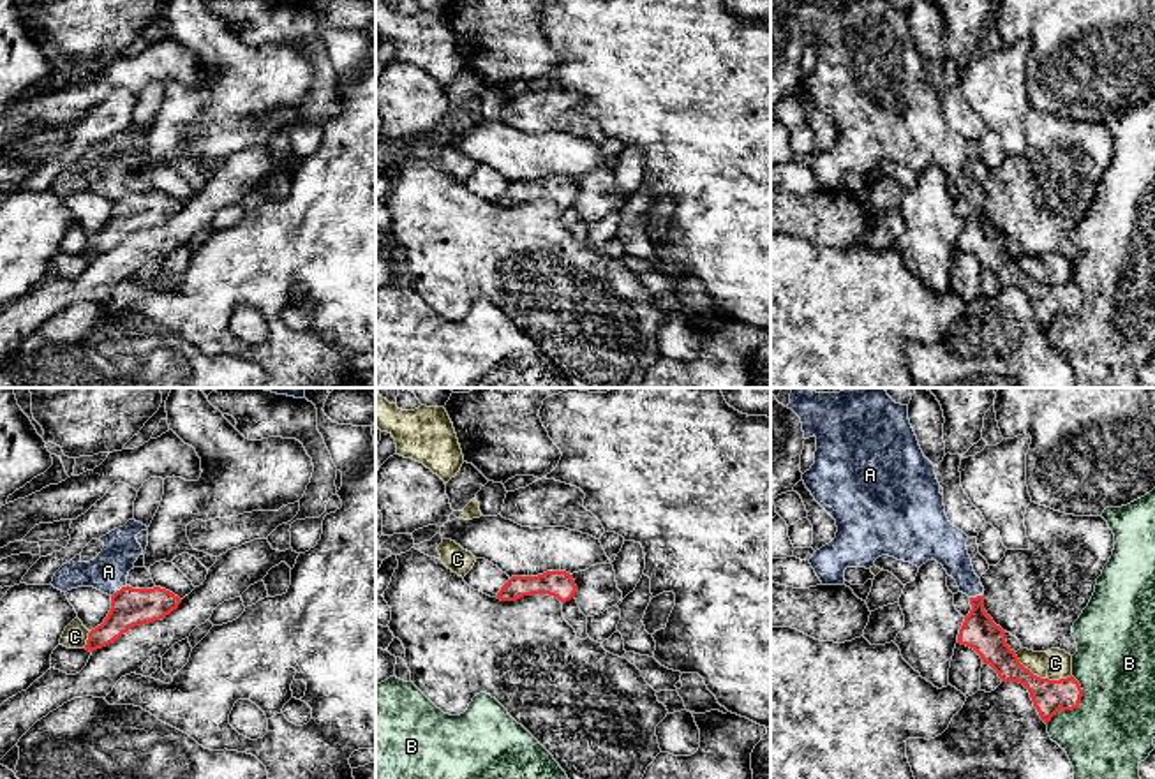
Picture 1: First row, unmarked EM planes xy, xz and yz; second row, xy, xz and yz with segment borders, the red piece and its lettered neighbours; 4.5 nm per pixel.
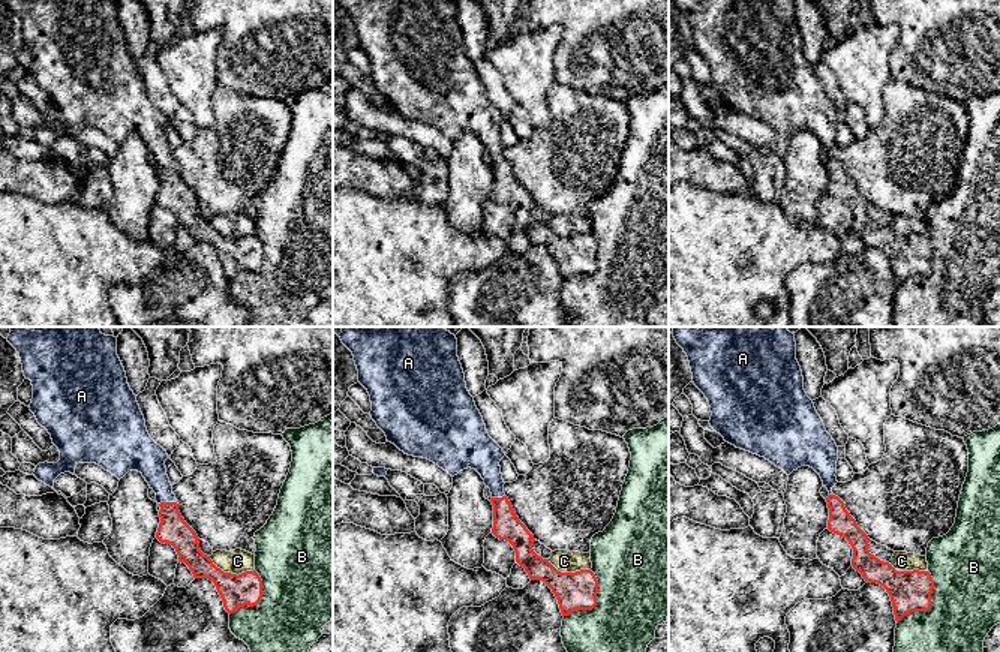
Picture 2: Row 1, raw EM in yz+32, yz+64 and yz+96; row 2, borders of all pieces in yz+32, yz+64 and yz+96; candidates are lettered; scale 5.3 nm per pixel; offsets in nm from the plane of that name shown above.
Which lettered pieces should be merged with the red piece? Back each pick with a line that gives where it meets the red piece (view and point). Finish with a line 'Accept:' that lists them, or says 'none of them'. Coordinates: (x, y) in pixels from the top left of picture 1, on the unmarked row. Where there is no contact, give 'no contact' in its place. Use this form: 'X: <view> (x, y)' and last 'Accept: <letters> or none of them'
A: xy (120, 194)
Accept: A

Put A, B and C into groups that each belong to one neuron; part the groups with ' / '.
A / B / C

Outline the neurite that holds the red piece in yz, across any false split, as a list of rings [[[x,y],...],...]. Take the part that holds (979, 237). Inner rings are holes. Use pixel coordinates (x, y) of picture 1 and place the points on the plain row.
[[[790,0],[788,14],[801,23],[804,44],[816,42],[815,69],[802,79],[802,86],[838,132],[836,143],[809,164],[822,190],[843,190],[846,173],[869,174],[882,160],[917,173],[933,164],[970,203],[972,215],[958,249],[973,254],[1002,287],[1023,289],[1046,330],[1058,315],[1077,314],[1083,301],[1079,287],[1072,280],[1060,286],[1033,280],[1007,250],[1005,236],[984,215],[984,192],[966,155],[968,141],[945,120],[935,70],[919,51],[908,11],[896,9],[889,0]]]

